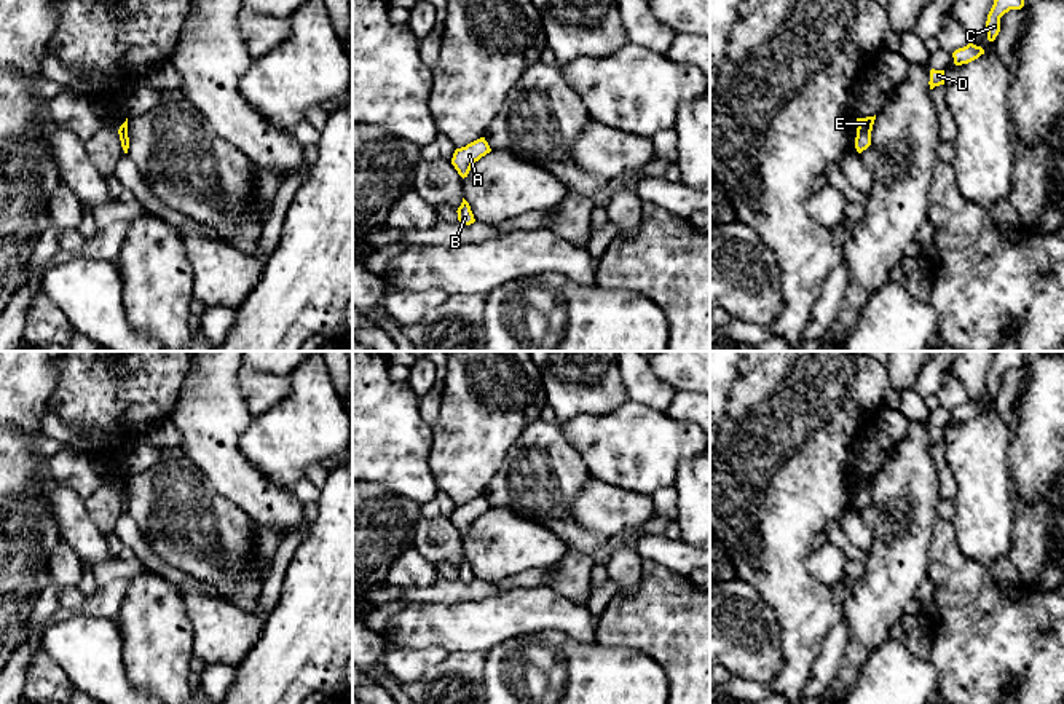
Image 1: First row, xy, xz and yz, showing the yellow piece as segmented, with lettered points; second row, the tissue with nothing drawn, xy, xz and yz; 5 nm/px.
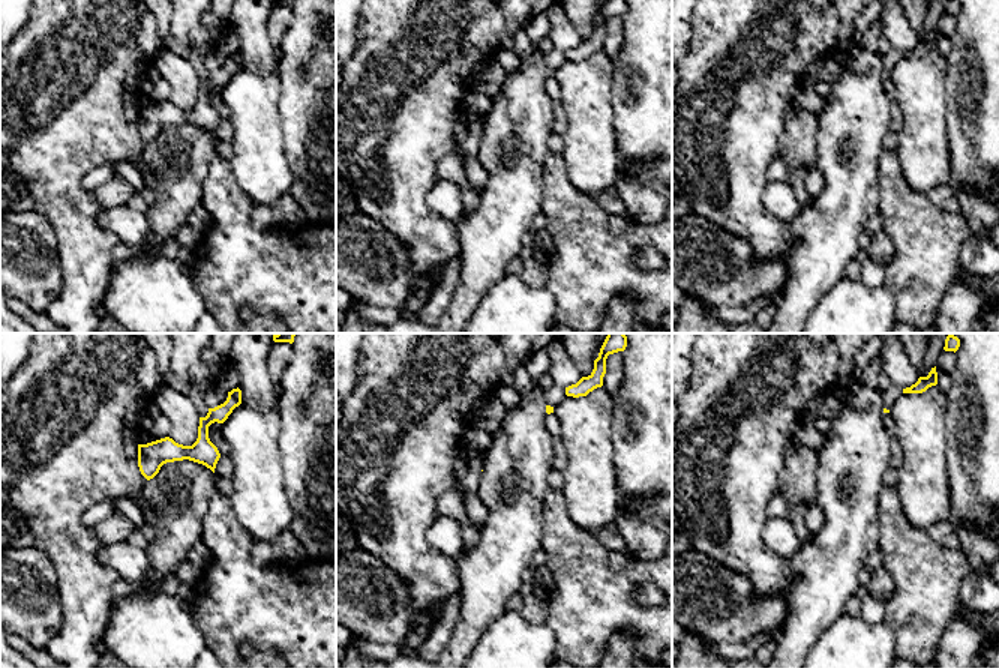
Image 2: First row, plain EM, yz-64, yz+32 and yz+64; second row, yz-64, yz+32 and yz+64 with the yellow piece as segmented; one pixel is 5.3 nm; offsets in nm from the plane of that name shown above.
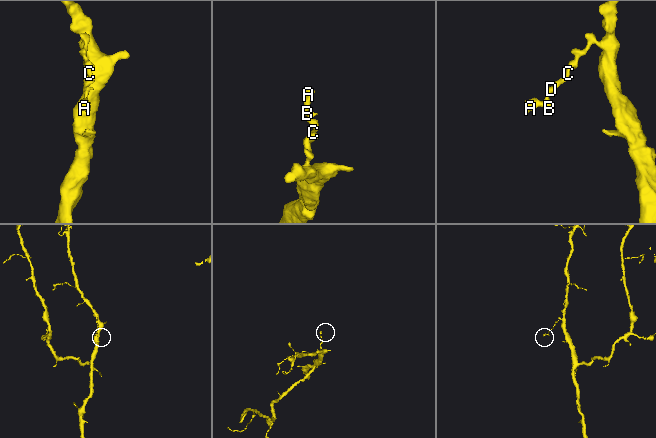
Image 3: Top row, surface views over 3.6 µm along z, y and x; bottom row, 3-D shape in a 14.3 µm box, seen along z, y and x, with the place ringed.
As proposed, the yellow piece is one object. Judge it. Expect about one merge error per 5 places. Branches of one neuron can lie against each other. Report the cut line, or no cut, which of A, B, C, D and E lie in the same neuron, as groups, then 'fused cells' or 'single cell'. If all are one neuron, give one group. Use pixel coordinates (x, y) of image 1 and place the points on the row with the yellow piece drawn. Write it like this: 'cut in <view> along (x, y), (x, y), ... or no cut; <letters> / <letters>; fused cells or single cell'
no cut; A B C D E; single cell

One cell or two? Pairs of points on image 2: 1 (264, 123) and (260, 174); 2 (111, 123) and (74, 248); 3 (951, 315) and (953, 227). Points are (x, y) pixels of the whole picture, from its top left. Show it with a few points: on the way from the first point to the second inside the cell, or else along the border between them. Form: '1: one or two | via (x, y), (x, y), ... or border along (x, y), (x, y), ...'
1: one | via (260, 135), (260, 162)
2: one | via (80, 155), (71, 164), (69, 209), (74, 216)
3: two | border along (983, 293), (954, 282), (936, 317)

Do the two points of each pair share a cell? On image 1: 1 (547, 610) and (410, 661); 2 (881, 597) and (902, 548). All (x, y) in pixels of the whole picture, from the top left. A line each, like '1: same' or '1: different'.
1: different
2: same

